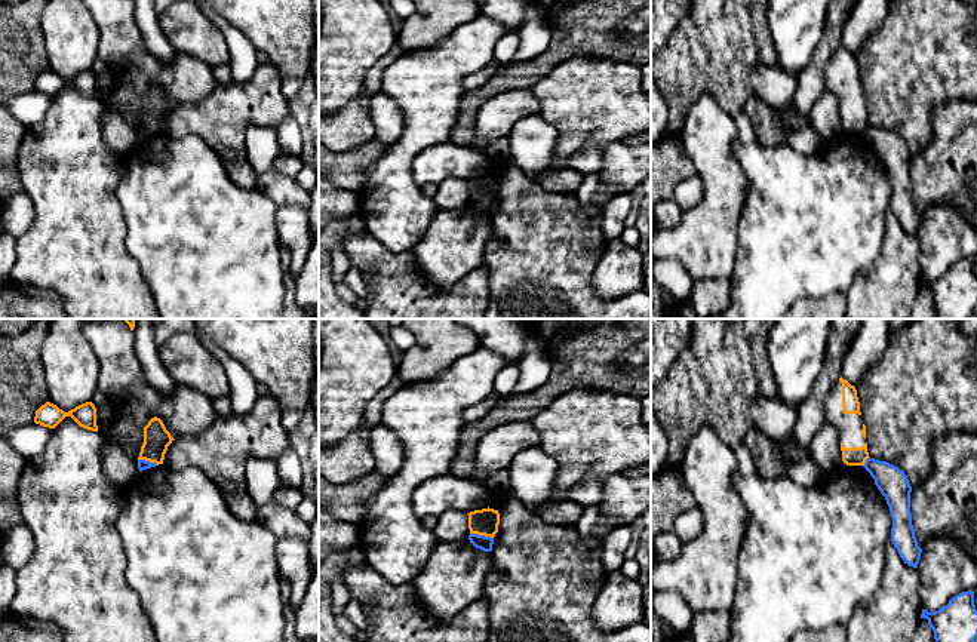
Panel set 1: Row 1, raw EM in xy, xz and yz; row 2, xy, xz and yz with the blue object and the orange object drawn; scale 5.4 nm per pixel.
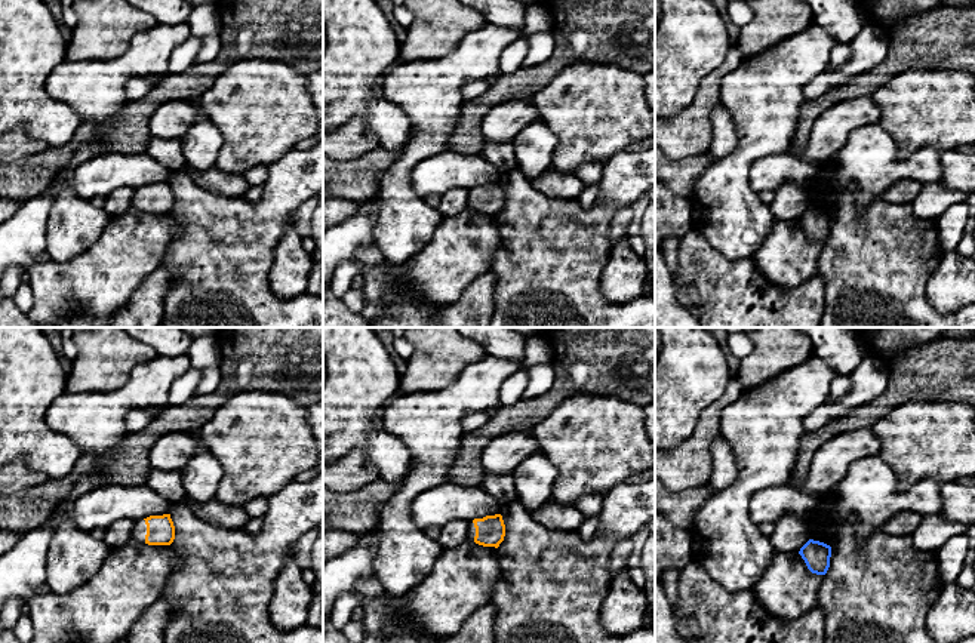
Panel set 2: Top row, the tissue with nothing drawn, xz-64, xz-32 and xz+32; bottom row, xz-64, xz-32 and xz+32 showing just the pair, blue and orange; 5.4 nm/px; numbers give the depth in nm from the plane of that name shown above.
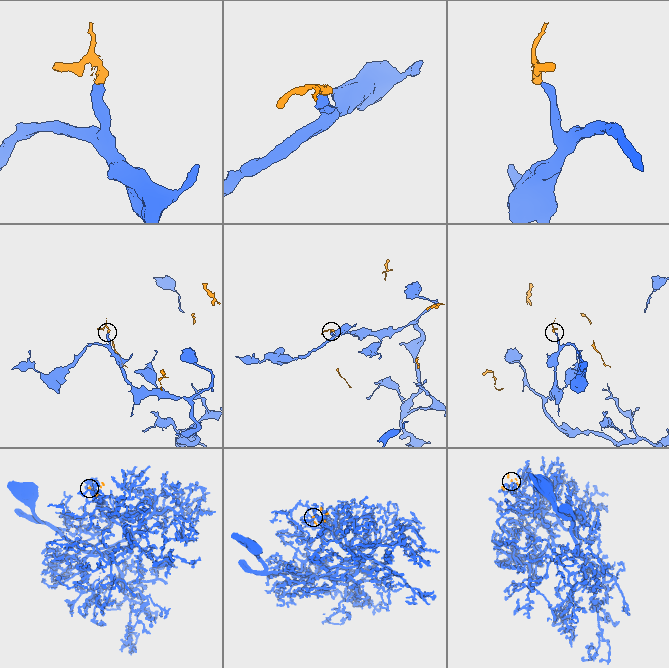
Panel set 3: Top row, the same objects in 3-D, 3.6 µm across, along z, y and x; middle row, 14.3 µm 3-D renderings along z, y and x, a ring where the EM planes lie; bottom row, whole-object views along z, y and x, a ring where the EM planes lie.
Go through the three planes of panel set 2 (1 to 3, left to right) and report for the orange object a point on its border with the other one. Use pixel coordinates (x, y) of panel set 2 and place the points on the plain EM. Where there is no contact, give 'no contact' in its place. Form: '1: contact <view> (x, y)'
1: no contact
2: no contact
3: no contact

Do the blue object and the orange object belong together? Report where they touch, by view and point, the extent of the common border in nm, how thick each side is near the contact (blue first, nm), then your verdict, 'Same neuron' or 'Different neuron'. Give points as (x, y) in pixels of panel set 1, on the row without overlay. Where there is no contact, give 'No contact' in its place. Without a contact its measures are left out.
Touches blue at xz (482, 203). Shared border 130 nm. Thickness 80 nm (blue) against 140 nm. Different neuron

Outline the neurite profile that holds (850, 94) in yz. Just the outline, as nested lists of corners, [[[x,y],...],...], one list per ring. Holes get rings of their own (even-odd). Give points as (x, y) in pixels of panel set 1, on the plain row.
[[[842,44],[824,70],[826,90],[841,104],[842,129],[847,133],[864,133],[869,126],[866,93],[863,92],[857,58]]]

